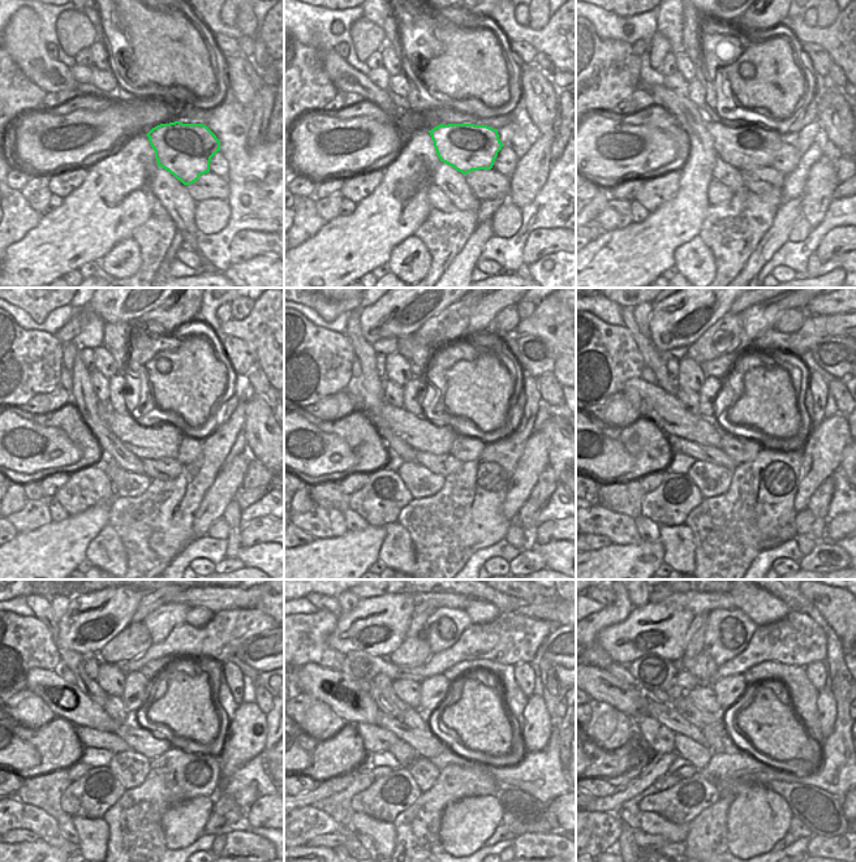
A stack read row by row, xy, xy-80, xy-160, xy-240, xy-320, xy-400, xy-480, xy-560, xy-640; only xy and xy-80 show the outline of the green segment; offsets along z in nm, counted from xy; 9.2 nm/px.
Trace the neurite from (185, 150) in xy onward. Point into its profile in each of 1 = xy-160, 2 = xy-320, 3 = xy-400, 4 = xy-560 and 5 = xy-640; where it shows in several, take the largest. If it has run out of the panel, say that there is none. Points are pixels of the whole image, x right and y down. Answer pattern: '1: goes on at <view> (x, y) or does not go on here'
1: goes on at xy-160 (743, 147)
2: goes on at xy-320 (416, 431)
3: goes on at xy-400 (669, 413)
4: goes on at xy-560 (344, 695)
5: goes on at xy-640 (602, 686)

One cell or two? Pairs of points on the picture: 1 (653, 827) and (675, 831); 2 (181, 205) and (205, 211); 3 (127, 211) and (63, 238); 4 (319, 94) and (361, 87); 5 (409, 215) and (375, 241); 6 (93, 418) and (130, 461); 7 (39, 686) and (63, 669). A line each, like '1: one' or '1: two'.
1: one
2: two
3: one
4: two
5: one
6: one
7: two

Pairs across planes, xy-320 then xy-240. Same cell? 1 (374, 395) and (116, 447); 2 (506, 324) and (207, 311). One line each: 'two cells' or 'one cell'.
1: one cell
2: two cells

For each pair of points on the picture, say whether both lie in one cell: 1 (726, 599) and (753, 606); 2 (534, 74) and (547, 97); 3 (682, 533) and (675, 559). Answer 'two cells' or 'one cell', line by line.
1: two cells
2: one cell
3: one cell

